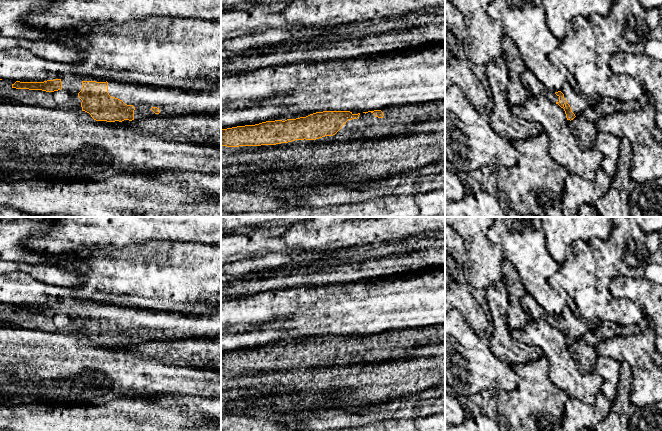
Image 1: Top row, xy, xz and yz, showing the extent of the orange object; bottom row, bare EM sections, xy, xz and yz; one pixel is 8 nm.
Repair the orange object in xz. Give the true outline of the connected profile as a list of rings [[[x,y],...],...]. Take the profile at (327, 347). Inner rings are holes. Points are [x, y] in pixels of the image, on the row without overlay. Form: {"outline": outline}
{"outline": [[[445,324],[368,336],[323,335],[221,353],[221,370],[261,370],[351,357],[390,357],[445,344]]]}

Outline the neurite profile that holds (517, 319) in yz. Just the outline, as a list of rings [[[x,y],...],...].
[[[504,259],[502,263],[502,275],[510,306],[513,307],[513,311],[507,313],[507,325],[511,331],[521,329],[530,319],[522,307],[522,297],[526,293],[525,288],[515,266],[507,259]]]

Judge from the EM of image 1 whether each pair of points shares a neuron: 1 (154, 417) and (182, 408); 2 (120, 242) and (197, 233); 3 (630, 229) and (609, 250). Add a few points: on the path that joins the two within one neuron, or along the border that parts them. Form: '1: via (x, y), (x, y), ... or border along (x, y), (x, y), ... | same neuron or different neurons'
1: via (161, 417), (173, 417), (175, 415) | same neuron
2: via (139, 230), (178, 230) | same neuron
3: via (625, 234), (614, 245) | same neuron

